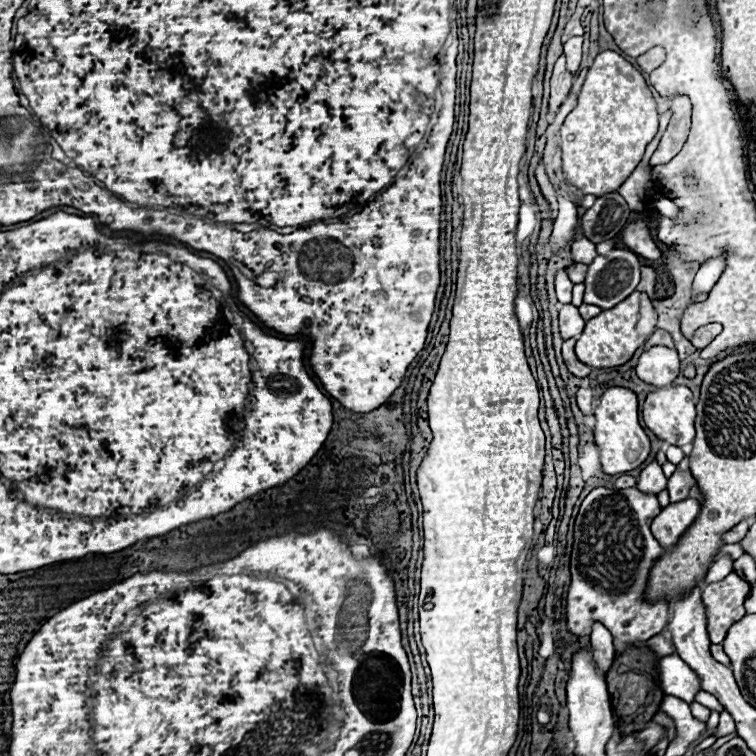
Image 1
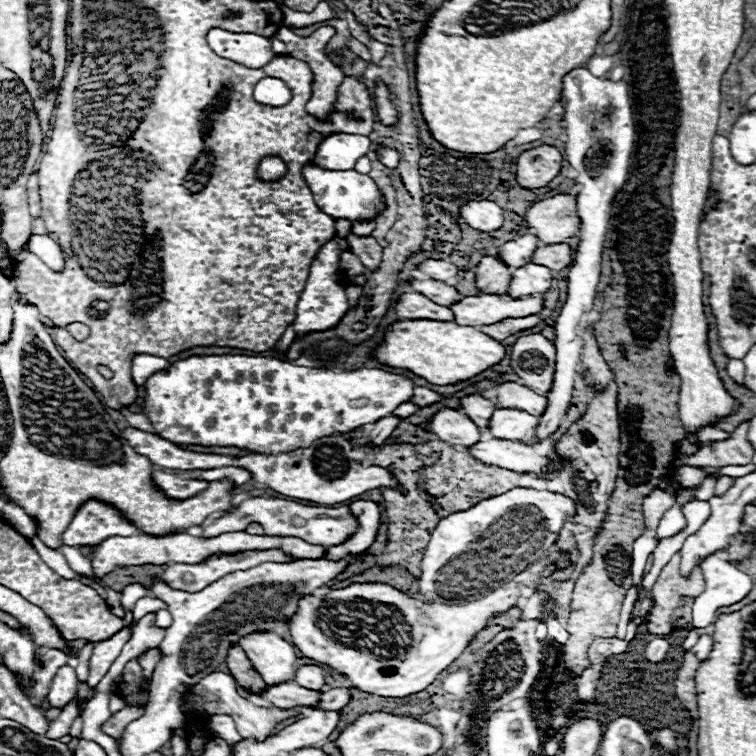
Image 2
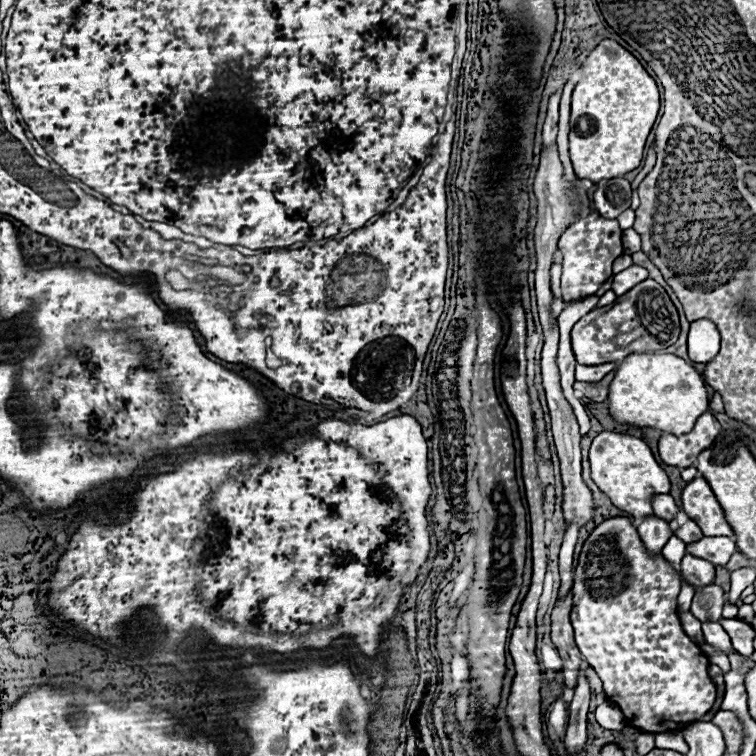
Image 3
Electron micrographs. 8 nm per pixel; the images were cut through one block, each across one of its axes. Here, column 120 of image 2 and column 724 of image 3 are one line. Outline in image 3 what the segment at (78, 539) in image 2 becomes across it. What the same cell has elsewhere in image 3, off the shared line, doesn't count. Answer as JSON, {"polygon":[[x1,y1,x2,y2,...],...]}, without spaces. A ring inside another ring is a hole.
{"polygon":[[696,476,686,484,682,490,682,508,702,528,704,536,734,536,704,476]]}

